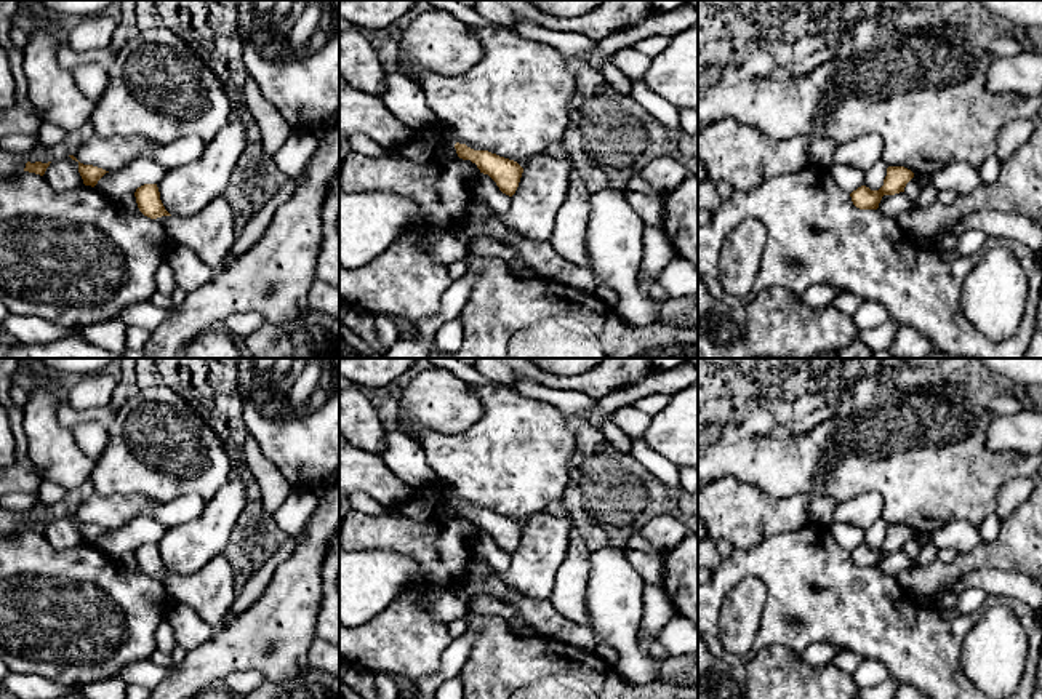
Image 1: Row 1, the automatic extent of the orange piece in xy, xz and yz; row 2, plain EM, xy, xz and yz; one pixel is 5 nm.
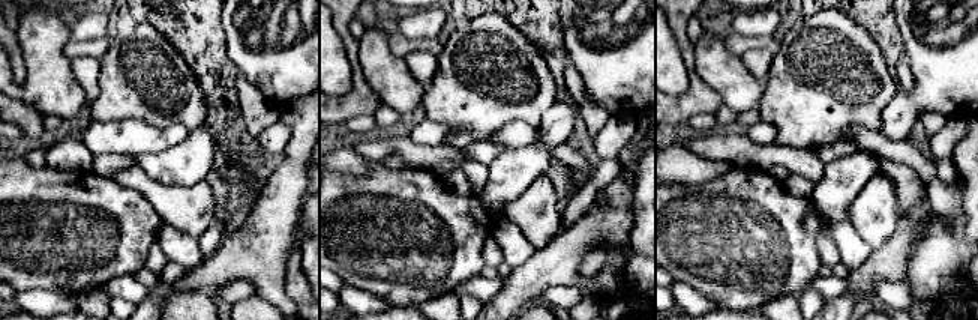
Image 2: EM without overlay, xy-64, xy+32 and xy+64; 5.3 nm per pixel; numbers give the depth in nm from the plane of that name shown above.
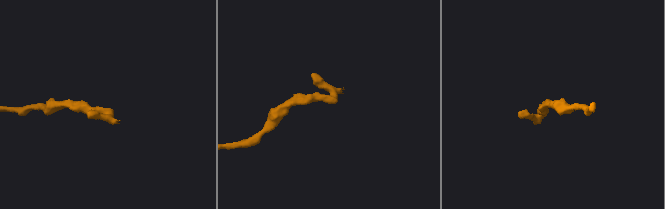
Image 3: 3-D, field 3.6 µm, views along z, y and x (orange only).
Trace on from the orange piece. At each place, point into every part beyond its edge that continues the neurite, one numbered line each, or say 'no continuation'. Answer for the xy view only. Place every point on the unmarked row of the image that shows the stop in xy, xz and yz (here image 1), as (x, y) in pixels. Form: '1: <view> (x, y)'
1: xy (210, 592)

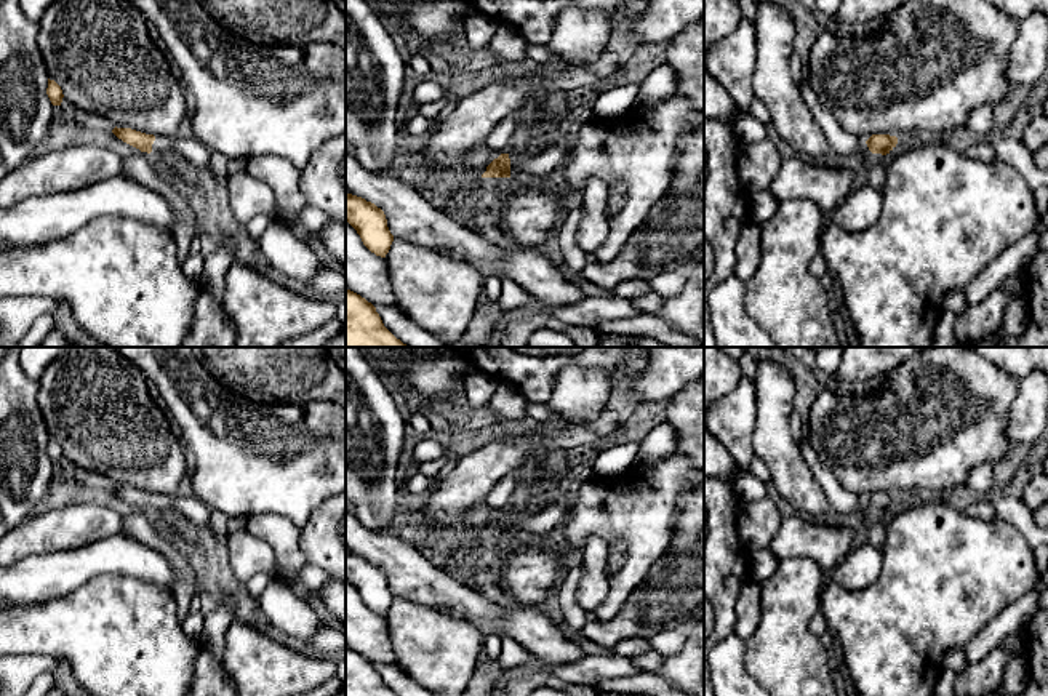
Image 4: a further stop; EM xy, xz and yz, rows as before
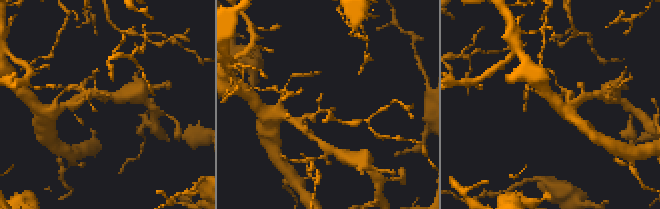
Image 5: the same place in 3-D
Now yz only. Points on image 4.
no continuation

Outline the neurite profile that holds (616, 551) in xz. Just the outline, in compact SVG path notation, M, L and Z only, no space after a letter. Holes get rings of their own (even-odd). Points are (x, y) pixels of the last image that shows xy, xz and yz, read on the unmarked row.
M616 542L608 547L608 565L606 565L608 574L621 566L624 554L626 554L626 546L622 542Z

